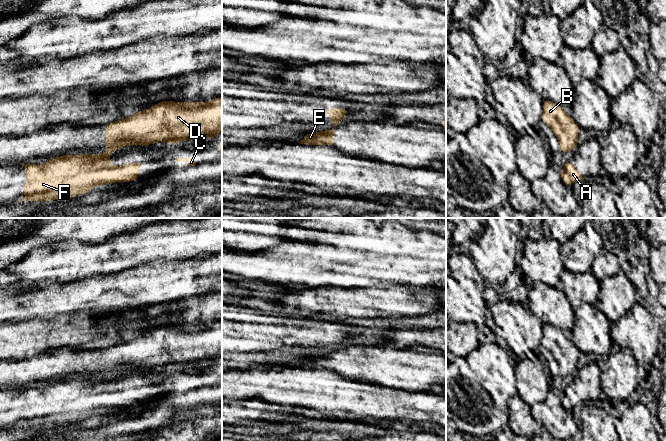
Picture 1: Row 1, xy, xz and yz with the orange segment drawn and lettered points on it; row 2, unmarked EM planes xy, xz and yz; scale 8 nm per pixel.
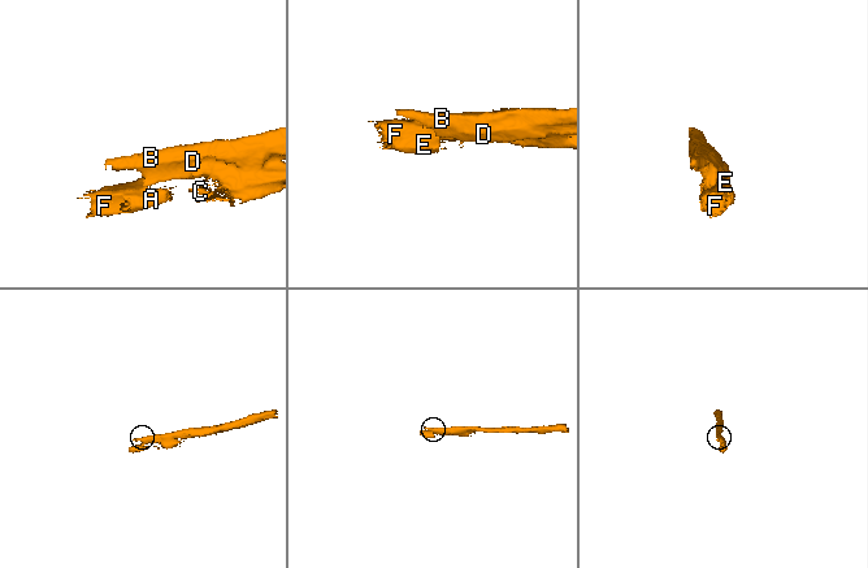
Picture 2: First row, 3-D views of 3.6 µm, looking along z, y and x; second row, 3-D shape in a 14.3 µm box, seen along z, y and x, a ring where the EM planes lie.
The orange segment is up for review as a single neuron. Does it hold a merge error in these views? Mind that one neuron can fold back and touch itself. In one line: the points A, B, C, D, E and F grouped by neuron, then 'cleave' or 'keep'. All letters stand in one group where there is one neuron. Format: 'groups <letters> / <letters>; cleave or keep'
groups A E F / B C D; cleave

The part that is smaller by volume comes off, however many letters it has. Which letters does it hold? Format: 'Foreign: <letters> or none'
Foreign: A, E, F

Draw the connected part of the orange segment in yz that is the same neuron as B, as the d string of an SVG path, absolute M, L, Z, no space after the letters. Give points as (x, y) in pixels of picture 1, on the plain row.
M543 324L541 344L553 355L560 367L560 376L574 375L578 370L580 351L565 335L564 331L550 324Z

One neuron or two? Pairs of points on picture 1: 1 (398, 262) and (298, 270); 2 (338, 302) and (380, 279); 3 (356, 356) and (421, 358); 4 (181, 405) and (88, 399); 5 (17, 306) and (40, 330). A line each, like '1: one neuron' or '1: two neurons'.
1: one neuron
2: two neurons
3: one neuron
4: two neurons
5: two neurons

